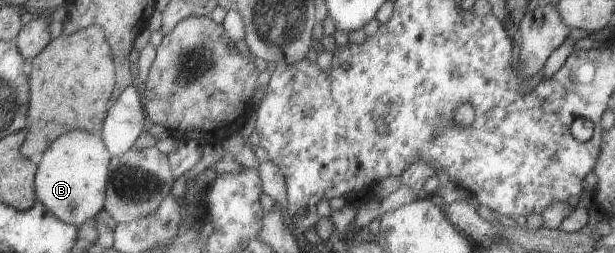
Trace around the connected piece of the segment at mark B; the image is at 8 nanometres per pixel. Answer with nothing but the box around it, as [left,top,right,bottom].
[35,129,111,225]

